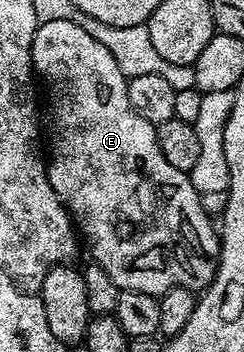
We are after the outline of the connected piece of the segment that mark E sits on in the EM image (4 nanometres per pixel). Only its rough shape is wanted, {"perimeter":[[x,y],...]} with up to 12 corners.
{"perimeter":[[40,22],[47,175],[120,290],[202,292],[217,226],[109,48]]}

